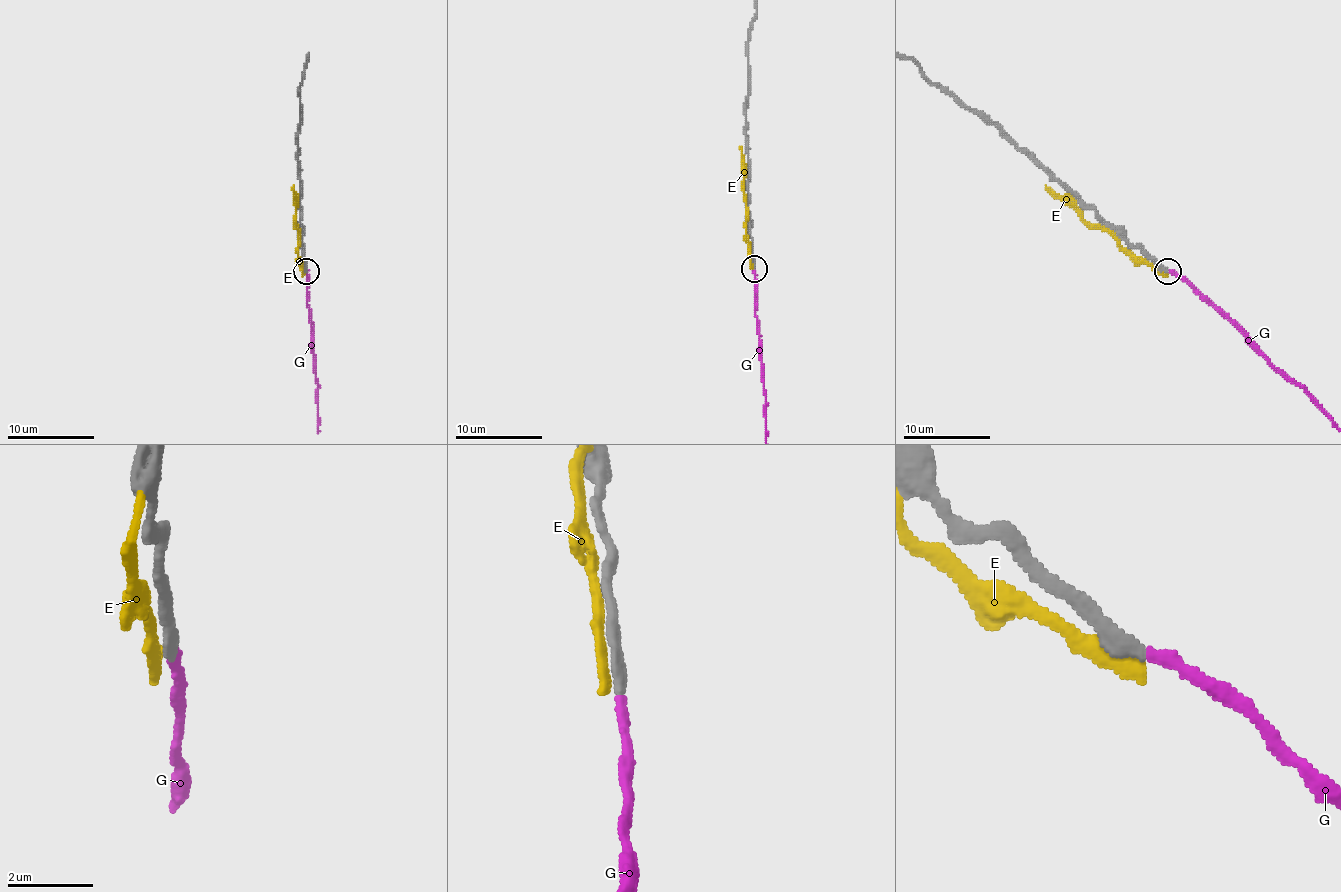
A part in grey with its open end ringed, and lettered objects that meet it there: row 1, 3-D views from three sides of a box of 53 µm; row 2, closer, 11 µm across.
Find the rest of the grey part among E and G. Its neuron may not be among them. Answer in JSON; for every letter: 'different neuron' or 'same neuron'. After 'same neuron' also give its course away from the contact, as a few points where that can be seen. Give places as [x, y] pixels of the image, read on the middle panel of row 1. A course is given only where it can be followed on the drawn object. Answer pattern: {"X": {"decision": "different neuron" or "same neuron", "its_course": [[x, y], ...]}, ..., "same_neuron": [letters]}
{"E": {"decision": "different neuron"}, "G": {"decision": "same neuron"}, "same_neuron": ["G"]}

